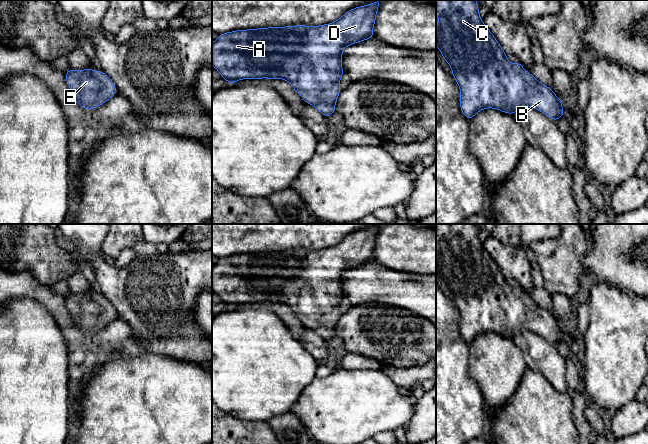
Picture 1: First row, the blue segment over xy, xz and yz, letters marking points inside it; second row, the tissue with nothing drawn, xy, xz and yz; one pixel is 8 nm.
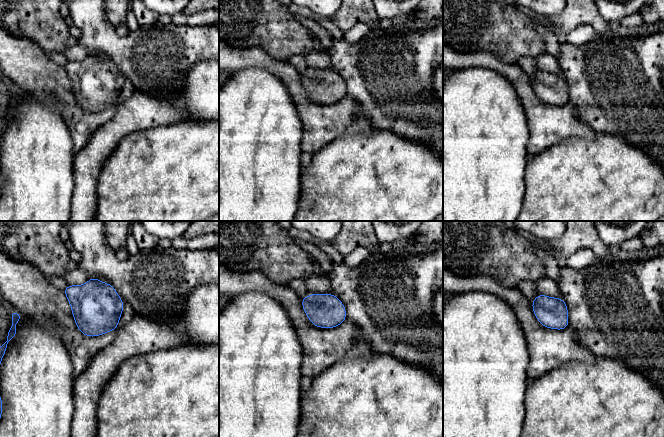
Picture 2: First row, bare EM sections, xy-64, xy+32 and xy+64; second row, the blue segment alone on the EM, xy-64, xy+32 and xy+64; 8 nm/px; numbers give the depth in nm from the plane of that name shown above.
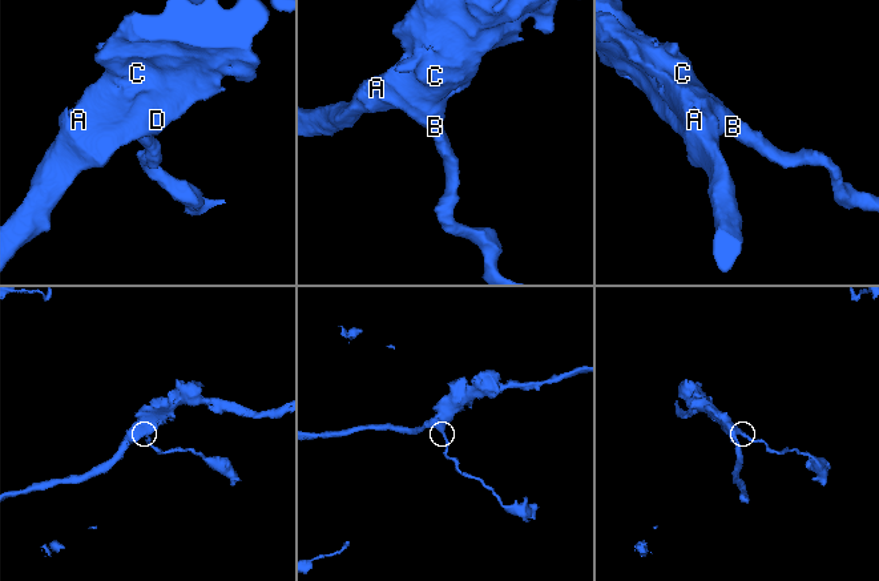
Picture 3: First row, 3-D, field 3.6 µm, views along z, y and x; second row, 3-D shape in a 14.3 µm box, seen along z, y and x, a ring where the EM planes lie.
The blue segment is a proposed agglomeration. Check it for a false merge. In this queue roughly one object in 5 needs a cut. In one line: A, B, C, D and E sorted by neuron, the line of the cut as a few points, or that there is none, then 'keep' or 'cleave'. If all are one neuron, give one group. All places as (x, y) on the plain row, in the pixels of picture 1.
A B C D E; no cut; keep

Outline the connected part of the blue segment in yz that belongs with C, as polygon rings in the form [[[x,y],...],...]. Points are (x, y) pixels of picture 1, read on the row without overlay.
[[[436,224],[436,238],[440,242],[436,249],[436,270],[452,293],[452,300],[460,312],[460,333],[468,344],[480,334],[487,332],[513,339],[526,329],[556,346],[560,341],[565,341],[562,323],[557,321],[550,311],[540,307],[530,296],[525,295],[520,286],[513,288],[507,284],[507,278],[480,242],[476,224]]]

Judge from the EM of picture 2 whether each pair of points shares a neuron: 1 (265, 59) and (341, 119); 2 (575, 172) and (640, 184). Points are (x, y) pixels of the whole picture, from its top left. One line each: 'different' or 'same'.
1: same
2: same

